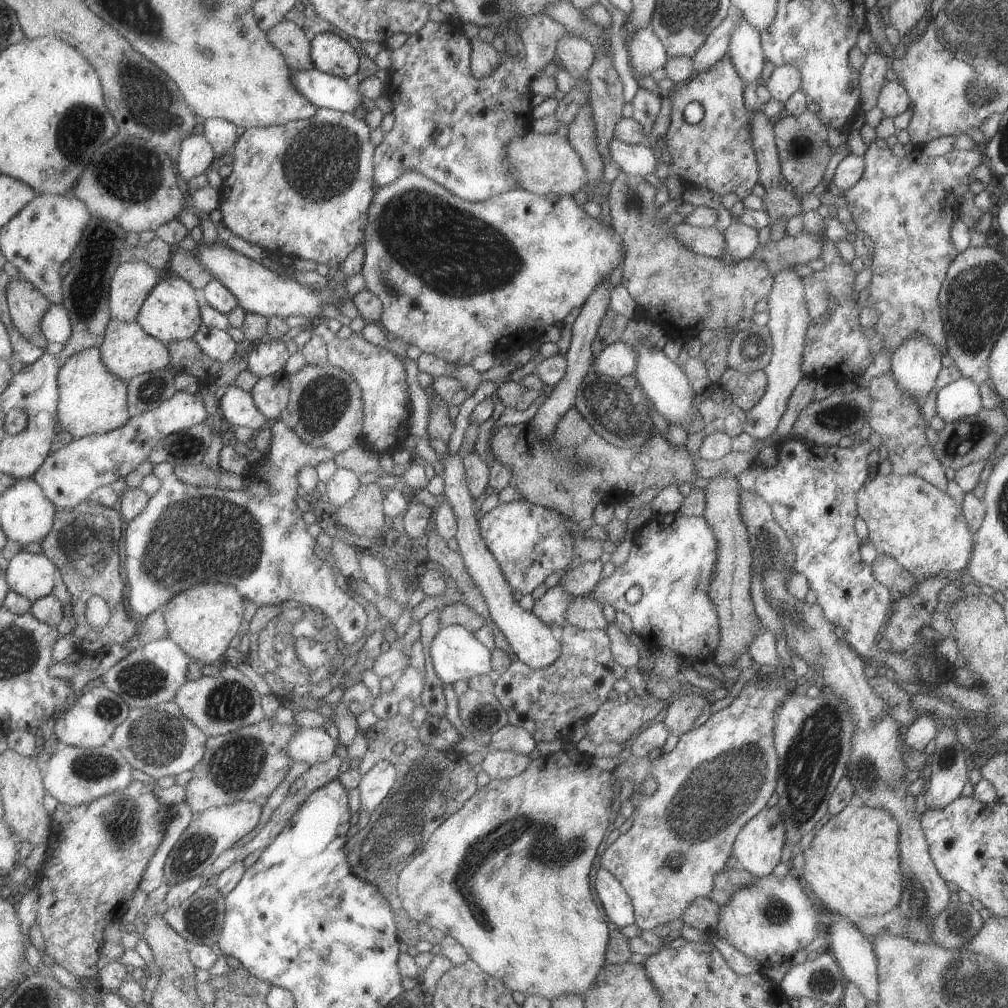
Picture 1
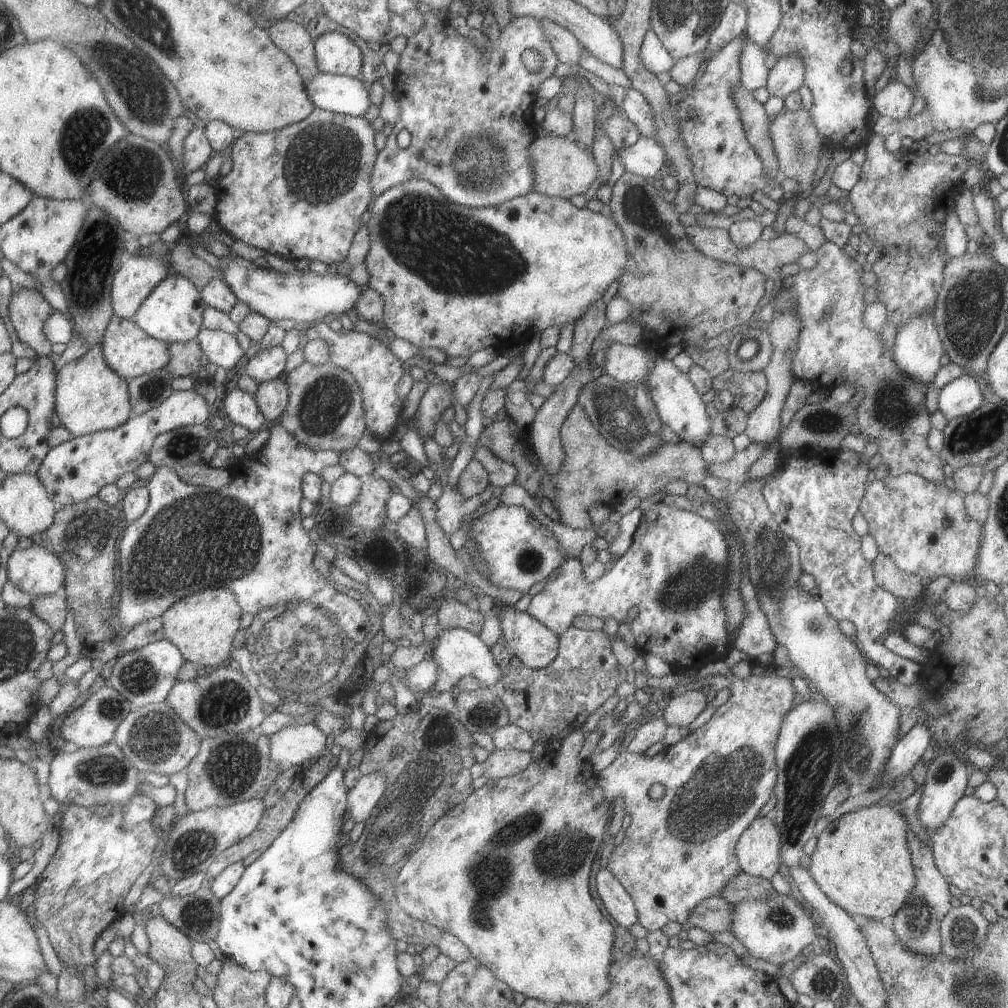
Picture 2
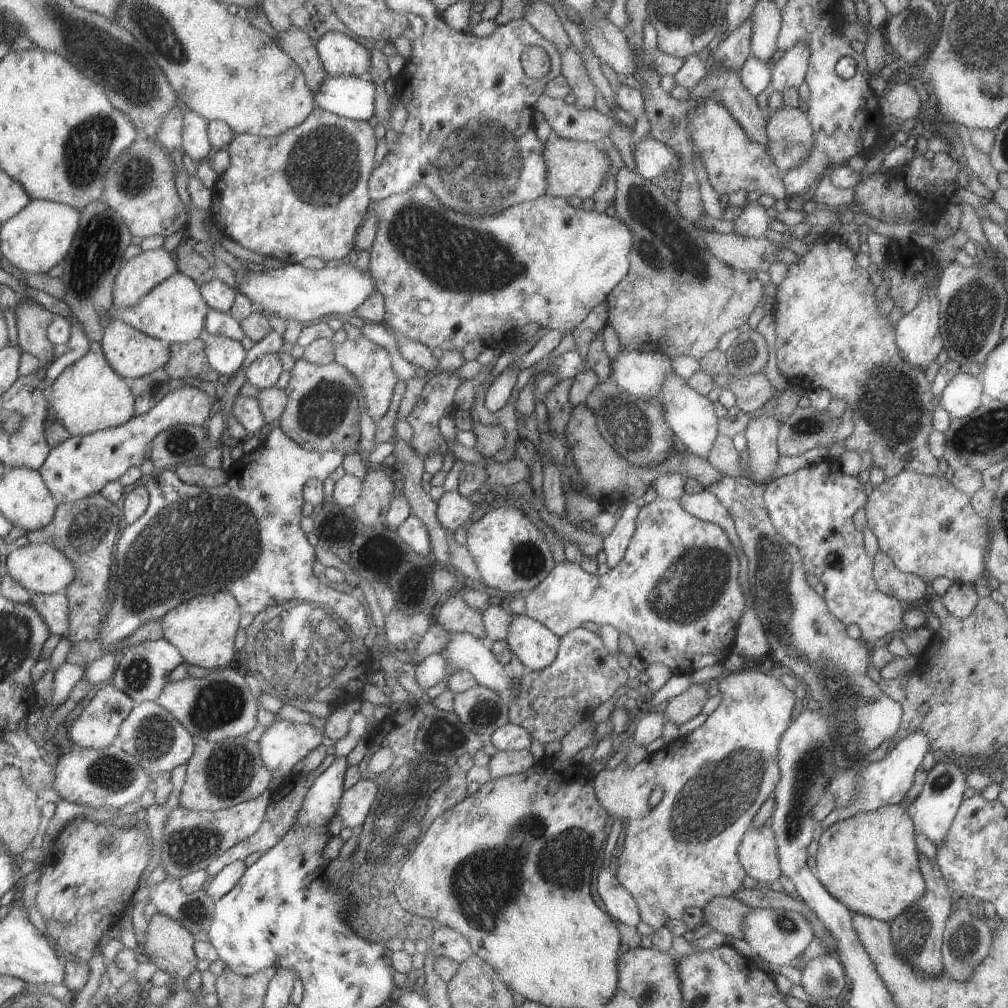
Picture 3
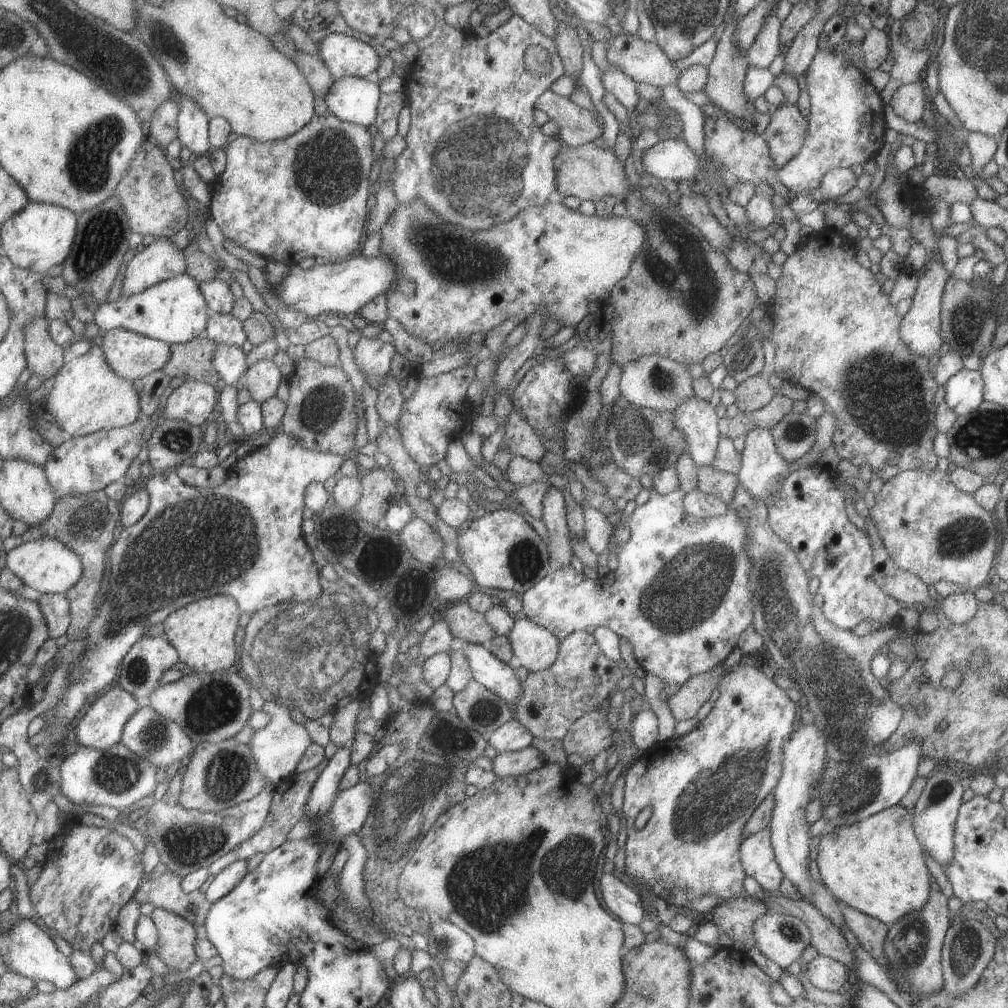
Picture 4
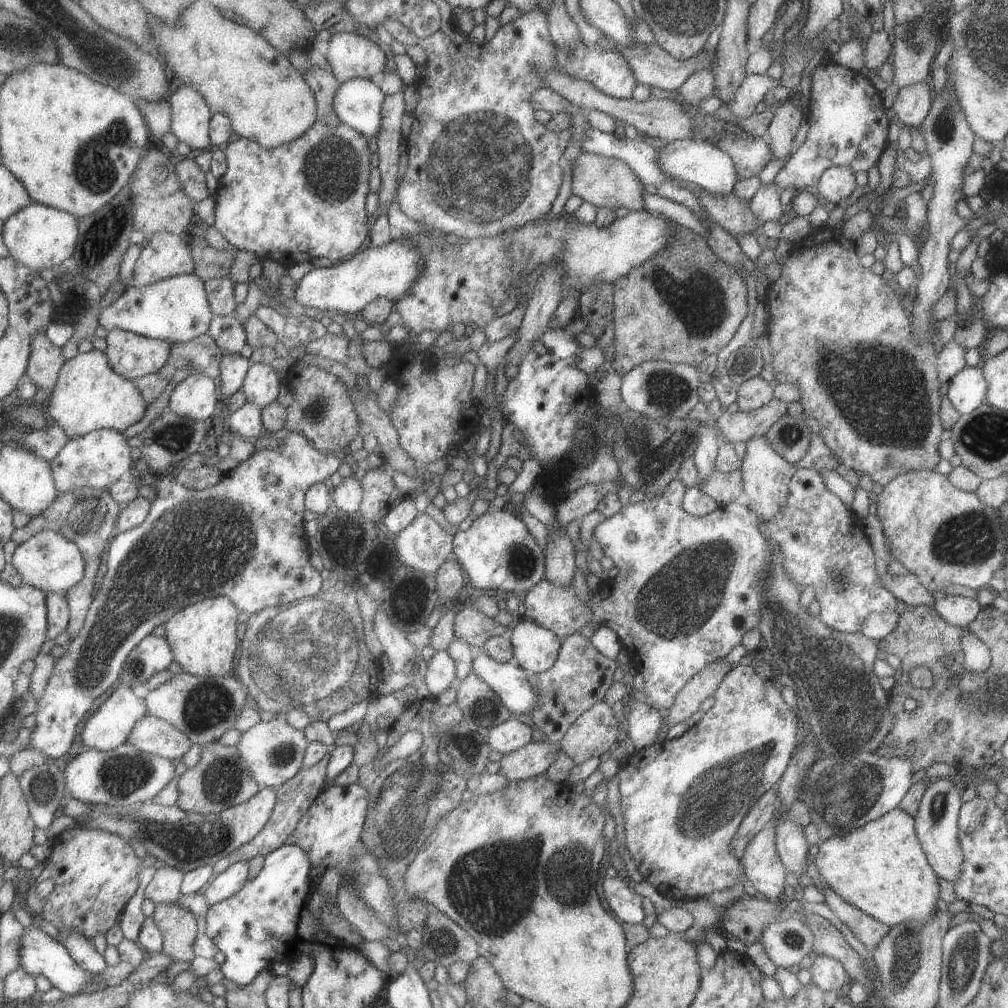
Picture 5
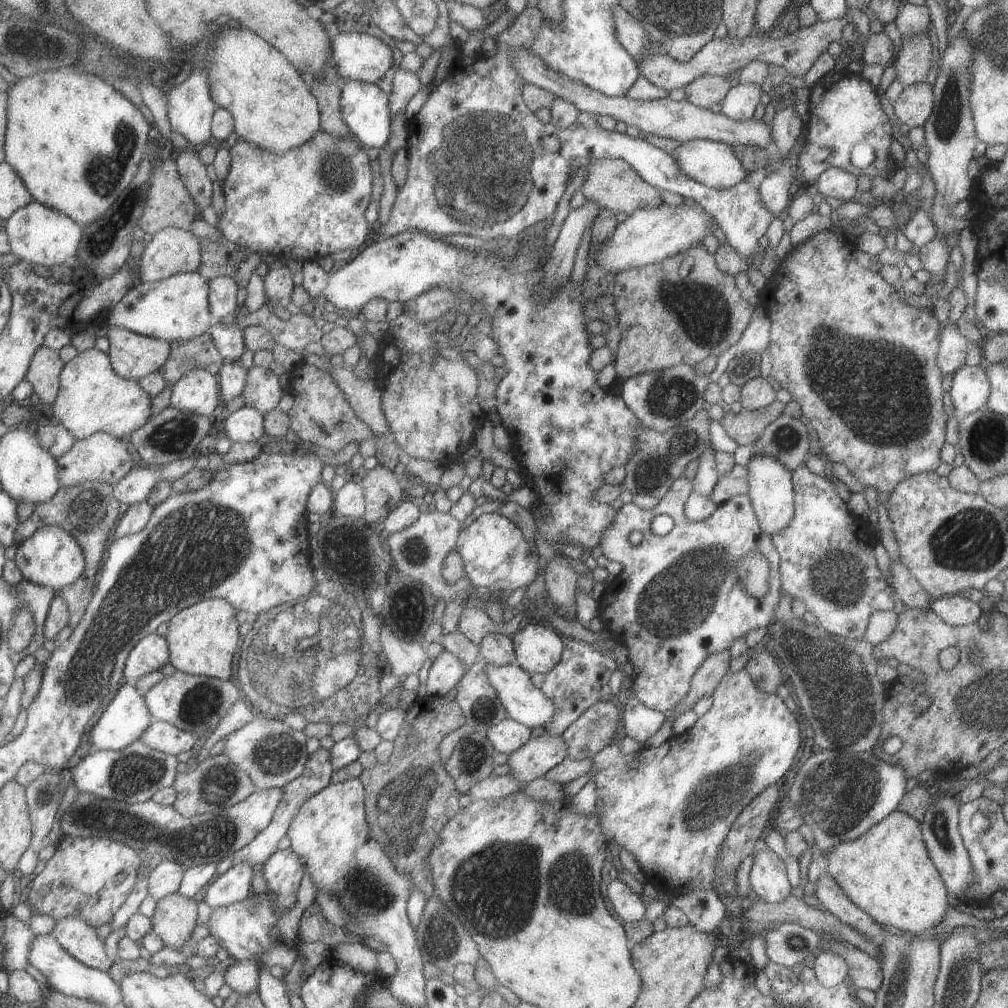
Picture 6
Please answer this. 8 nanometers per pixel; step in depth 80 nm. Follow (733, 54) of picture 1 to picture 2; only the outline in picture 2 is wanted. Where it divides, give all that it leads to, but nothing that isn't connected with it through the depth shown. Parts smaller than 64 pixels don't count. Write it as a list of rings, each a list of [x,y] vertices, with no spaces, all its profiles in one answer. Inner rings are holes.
[[[746,33],[742,44],[739,57],[740,84],[752,92],[756,88],[765,87],[768,72],[763,58],[766,54],[759,45],[752,42]]]

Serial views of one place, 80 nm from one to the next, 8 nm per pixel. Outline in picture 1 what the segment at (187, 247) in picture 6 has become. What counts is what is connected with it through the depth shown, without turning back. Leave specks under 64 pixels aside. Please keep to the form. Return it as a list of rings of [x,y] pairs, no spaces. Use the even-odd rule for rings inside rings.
[[[121,263],[110,292],[112,318],[128,323],[137,321],[145,301],[161,281],[159,271],[147,263]]]

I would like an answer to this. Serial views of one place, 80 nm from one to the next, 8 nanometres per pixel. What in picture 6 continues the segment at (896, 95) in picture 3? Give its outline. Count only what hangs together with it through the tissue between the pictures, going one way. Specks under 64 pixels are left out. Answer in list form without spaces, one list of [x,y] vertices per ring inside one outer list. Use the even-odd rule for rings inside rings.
[[[925,83],[904,85],[892,102],[894,114],[900,125],[921,127],[933,108],[932,87]]]

